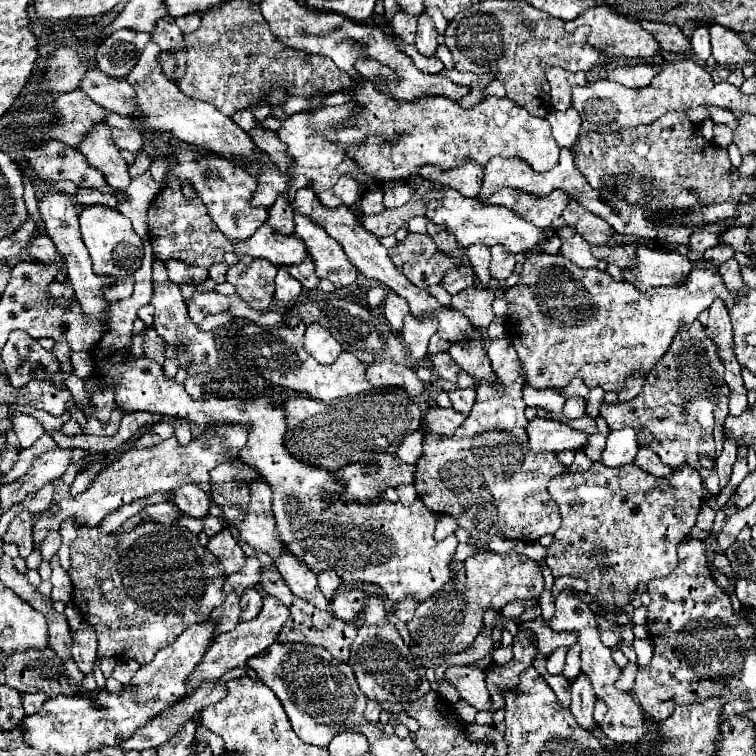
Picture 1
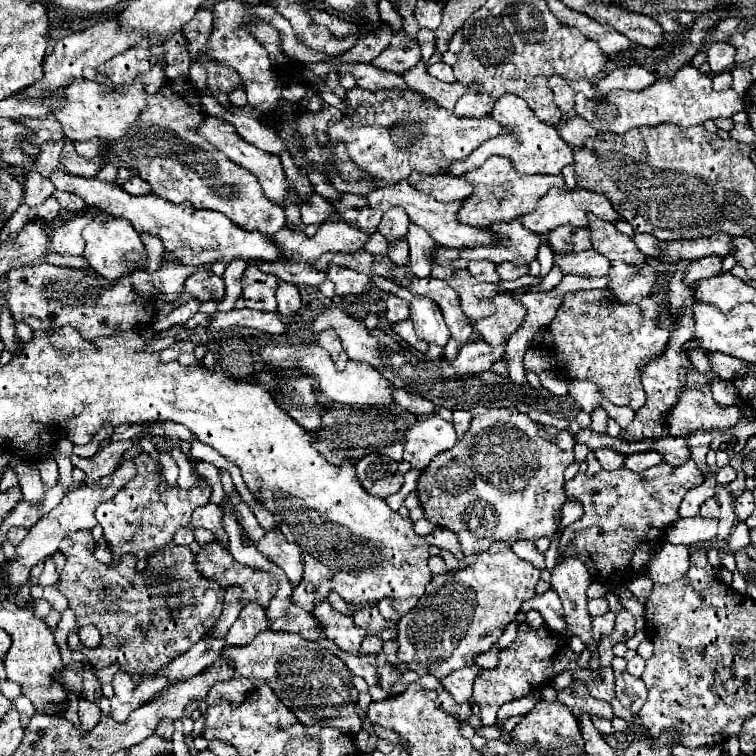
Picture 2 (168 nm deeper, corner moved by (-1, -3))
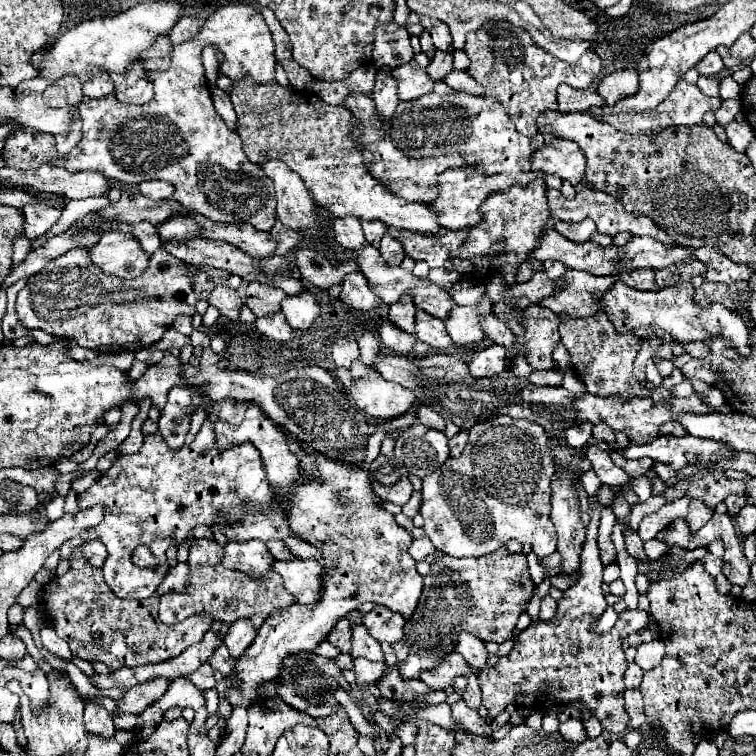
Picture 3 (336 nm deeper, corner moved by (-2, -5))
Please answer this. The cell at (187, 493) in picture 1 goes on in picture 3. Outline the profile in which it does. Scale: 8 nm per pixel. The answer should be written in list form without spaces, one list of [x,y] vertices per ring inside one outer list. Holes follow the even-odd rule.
[[[259,540],[229,542],[223,548],[225,548],[223,566],[245,572],[249,576],[259,576],[259,578],[265,576],[265,572],[271,570],[271,562],[275,562],[265,542]]]

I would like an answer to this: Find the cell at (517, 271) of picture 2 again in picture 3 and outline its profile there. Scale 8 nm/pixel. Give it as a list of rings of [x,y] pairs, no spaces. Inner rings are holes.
[[[525,260],[519,268],[517,268],[517,282],[527,282],[535,272],[544,270],[543,262],[538,260]]]

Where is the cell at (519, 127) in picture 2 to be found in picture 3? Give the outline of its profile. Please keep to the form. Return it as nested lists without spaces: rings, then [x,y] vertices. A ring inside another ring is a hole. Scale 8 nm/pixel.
[[[557,138],[551,146],[543,146],[533,154],[533,170],[555,174],[577,186],[585,174],[585,156],[575,142]]]

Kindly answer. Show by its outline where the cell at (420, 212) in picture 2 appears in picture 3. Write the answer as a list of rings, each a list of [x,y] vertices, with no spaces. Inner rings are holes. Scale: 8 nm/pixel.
[[[235,80],[229,98],[237,112],[235,132],[243,140],[247,158],[255,164],[273,158],[283,160],[303,178],[313,200],[325,212],[333,216],[353,214],[359,220],[381,220],[383,224],[417,234],[437,234],[437,212],[427,204],[395,196],[367,172],[361,150],[357,148],[359,144],[351,136],[351,124],[355,124],[351,110],[323,102],[315,92],[299,92],[291,86],[283,88],[277,82],[251,84],[251,80]]]

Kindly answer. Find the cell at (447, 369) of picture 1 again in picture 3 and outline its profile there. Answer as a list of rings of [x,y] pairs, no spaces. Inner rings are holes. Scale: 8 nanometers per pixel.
[[[493,344],[485,350],[479,350],[469,364],[473,378],[493,378],[493,376],[501,374],[505,368],[507,368],[505,348],[499,344]]]

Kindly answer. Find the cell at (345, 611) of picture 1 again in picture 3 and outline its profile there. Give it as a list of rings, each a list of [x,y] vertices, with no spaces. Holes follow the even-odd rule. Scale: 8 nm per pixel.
[[[375,606],[365,618],[363,618],[365,628],[369,630],[369,634],[379,640],[379,642],[397,642],[403,638],[403,626],[405,626],[405,618],[391,612],[389,608],[383,606]]]

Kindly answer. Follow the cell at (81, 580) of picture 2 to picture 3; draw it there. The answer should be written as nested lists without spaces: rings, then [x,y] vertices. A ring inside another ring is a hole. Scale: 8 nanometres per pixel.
[[[79,546],[73,550],[69,560],[71,570],[65,576],[53,578],[49,586],[45,584],[41,600],[45,602],[47,622],[63,640],[67,640],[75,658],[83,658],[87,662],[103,662],[111,670],[163,662],[179,656],[189,646],[201,642],[203,634],[211,628],[209,616],[195,616],[193,620],[175,626],[167,626],[157,618],[159,596],[173,592],[177,586],[185,586],[189,576],[187,564],[179,562],[171,566],[171,570],[157,588],[157,596],[147,600],[123,600],[117,598],[111,588],[107,588],[101,568],[93,568],[81,556]]]

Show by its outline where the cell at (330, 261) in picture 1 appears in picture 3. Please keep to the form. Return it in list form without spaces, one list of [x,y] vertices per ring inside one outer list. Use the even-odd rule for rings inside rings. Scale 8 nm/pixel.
[[[351,272],[345,276],[343,280],[343,290],[341,290],[341,302],[357,308],[357,310],[371,310],[381,306],[379,296],[373,294],[373,290],[369,288],[365,276],[361,272]]]

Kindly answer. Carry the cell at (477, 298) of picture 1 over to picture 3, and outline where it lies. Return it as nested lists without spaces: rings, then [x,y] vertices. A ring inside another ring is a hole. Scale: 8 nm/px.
[[[533,304],[525,310],[523,328],[525,334],[515,338],[513,350],[519,352],[525,348],[527,360],[533,366],[533,370],[553,370],[555,368],[553,350],[561,340],[559,316],[547,308]]]

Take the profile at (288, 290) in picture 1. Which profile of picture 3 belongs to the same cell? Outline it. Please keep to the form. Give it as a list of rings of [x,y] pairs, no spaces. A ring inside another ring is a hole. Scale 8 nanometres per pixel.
[[[303,294],[303,296],[287,296],[287,300],[283,300],[281,312],[285,314],[291,328],[307,330],[317,320],[321,308],[315,294]]]

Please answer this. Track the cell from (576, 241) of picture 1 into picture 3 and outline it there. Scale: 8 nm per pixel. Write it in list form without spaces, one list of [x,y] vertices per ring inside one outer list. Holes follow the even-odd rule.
[[[561,220],[561,222],[555,222],[553,228],[561,236],[565,236],[567,240],[573,240],[573,242],[581,244],[581,242],[587,242],[589,240],[591,232],[595,230],[595,224],[591,220],[583,220],[583,222],[563,222]]]

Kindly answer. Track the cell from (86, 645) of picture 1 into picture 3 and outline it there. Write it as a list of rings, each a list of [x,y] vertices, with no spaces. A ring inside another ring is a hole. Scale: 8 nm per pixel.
[[[97,704],[85,706],[85,730],[87,730],[87,734],[93,734],[93,736],[99,736],[105,740],[115,736],[115,726],[113,726],[109,712]]]

